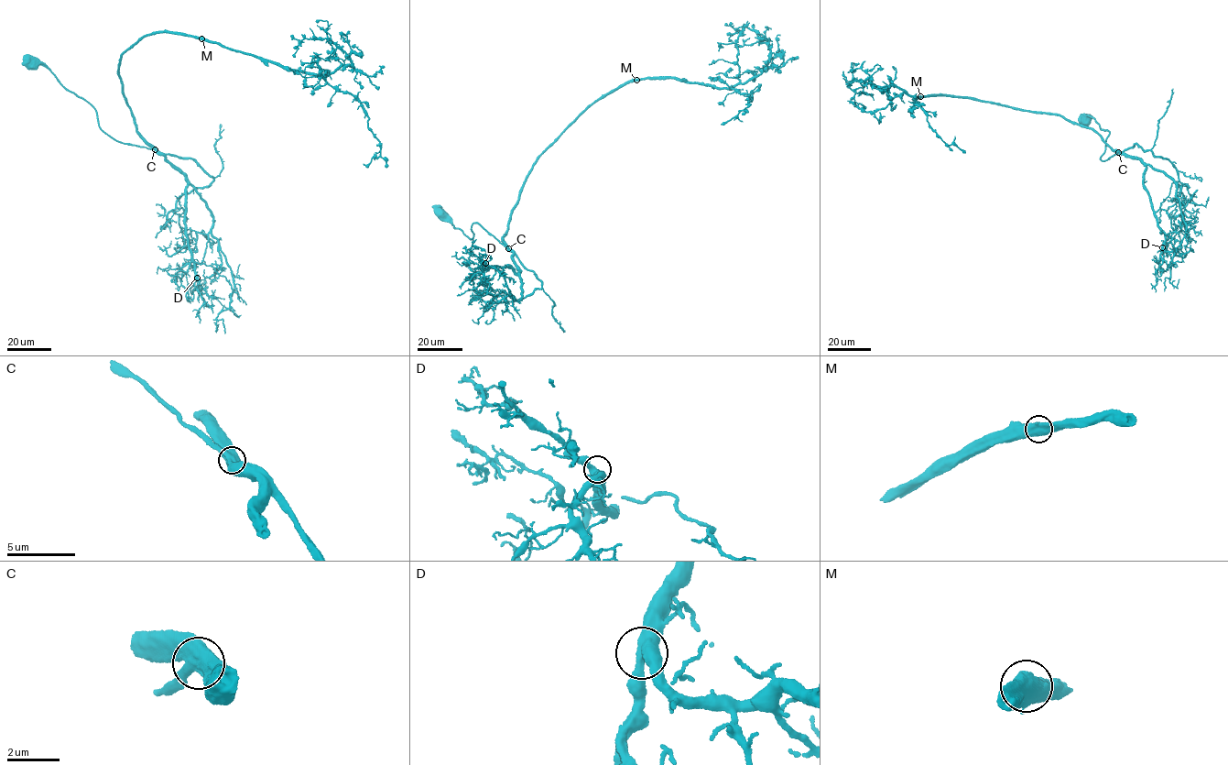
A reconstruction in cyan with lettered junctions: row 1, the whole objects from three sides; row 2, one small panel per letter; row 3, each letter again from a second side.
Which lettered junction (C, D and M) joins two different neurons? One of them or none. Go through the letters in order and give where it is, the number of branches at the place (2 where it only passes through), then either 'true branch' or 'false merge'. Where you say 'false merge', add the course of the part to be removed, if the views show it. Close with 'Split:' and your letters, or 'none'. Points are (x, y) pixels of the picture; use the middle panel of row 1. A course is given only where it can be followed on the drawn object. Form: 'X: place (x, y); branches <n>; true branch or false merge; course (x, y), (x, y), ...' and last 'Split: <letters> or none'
C: place (508, 248); branches 3; true branch
D: place (485, 263); branches 3; true branch
M: place (636, 80); branches 3; true branch
Split: none

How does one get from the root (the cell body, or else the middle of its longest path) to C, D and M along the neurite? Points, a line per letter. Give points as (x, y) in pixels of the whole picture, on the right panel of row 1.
C: (1086, 118), (1090, 115), (1101, 129), (1110, 133), (1105, 152), (1100, 158), (1105, 160), (1118, 151)
D: (1086, 118), (1090, 115), (1110, 133), (1102, 160), (1118, 151), (1146, 167), (1144, 185), (1165, 237), (1162, 247)
M: (1086, 118), (1090, 115), (1110, 133), (1100, 158), (1117, 152), (1092, 129), (1059, 115), (953, 95), (920, 96)

